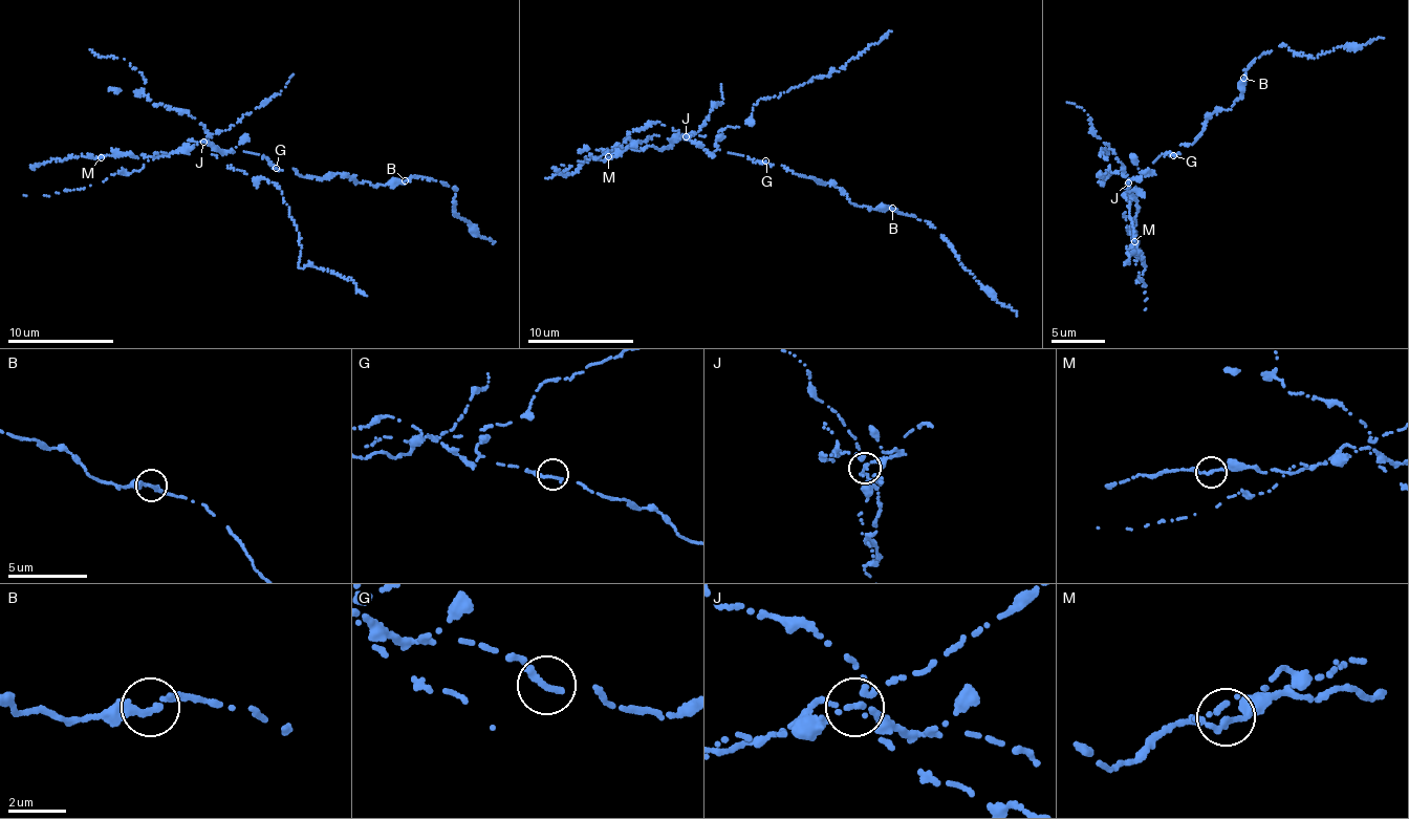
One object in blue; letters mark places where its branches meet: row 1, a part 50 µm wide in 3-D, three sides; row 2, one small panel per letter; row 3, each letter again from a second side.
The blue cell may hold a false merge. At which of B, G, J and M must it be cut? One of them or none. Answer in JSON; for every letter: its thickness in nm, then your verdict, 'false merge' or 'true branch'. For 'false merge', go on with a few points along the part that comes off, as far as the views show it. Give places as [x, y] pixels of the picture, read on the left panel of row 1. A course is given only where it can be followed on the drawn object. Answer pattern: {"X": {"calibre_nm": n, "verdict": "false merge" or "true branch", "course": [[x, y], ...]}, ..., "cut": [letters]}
{"B": {"calibre_nm": 200, "verdict": "true branch"}, "G": {"calibre_nm": 320, "verdict": "true branch"}, "J": {"calibre_nm": 180, "verdict": "false merge", "course": [[203, 142], [217, 157], [265, 179], [282, 192], [299, 233], [301, 268], [307, 264], [333, 272], [367, 296]]}, "M": {"calibre_nm": 200, "verdict": "true branch"}, "cut": ["J"]}

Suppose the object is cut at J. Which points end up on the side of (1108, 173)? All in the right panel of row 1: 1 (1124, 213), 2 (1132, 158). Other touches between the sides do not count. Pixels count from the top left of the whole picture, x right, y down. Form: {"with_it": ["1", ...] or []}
{"with_it": ["1"]}

